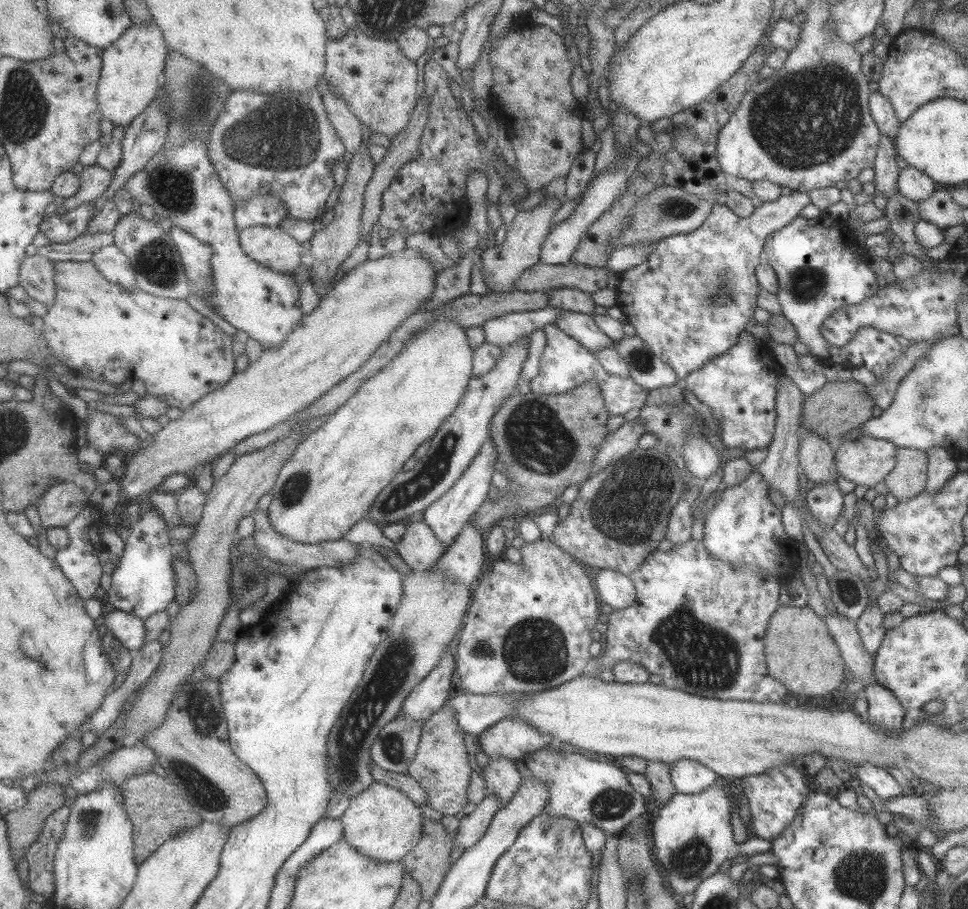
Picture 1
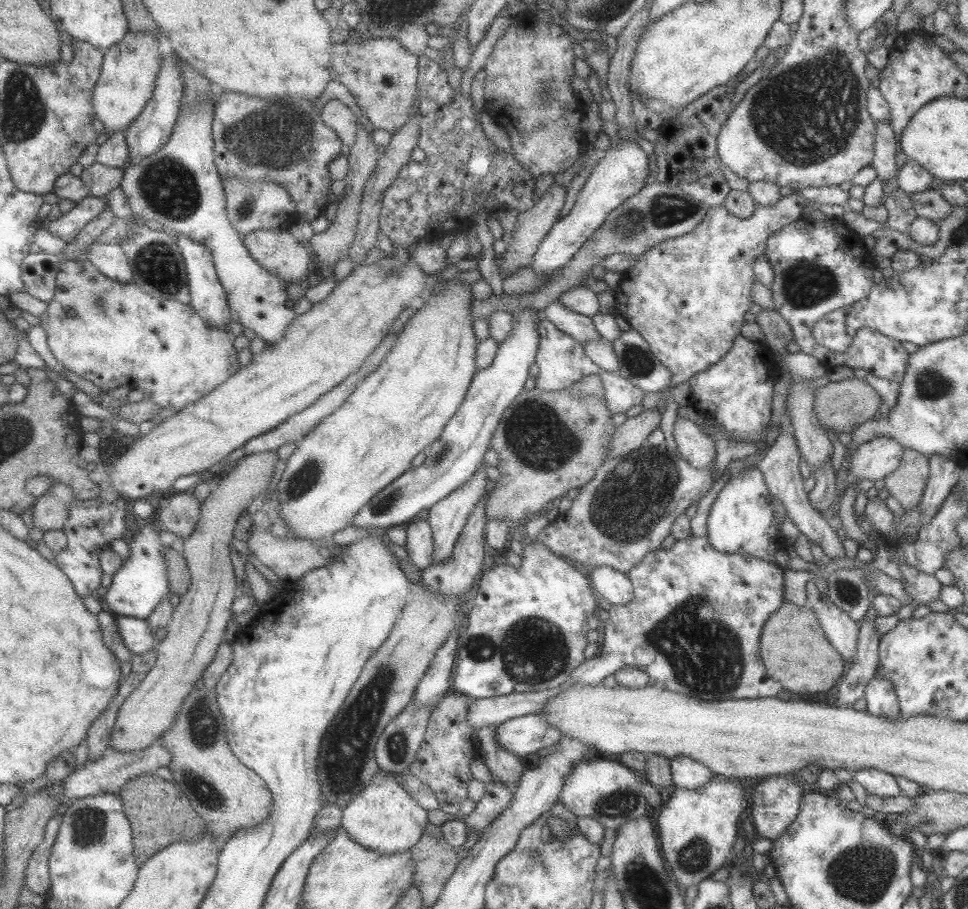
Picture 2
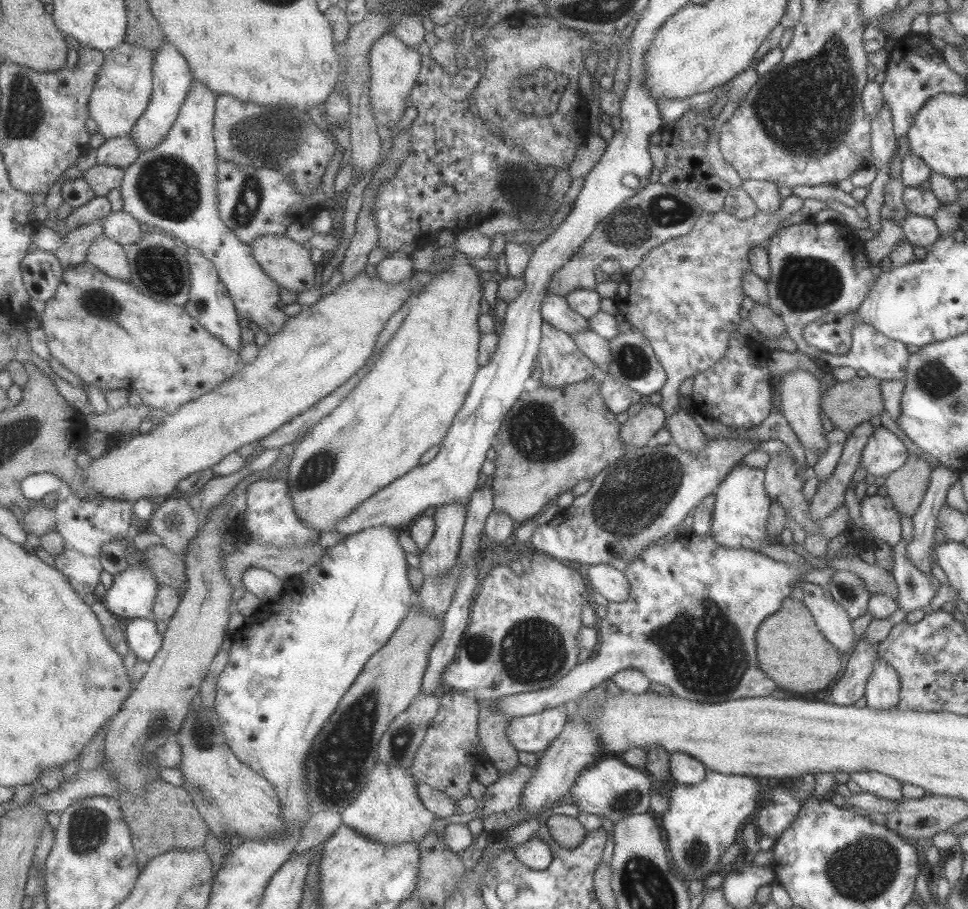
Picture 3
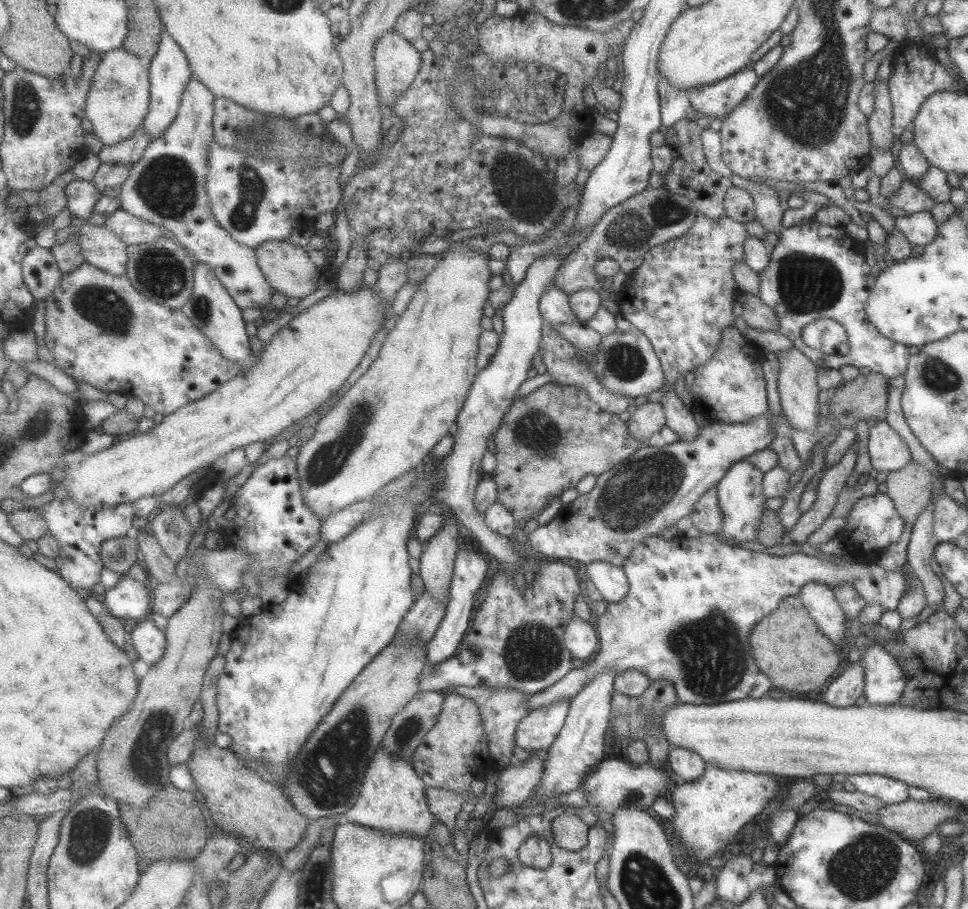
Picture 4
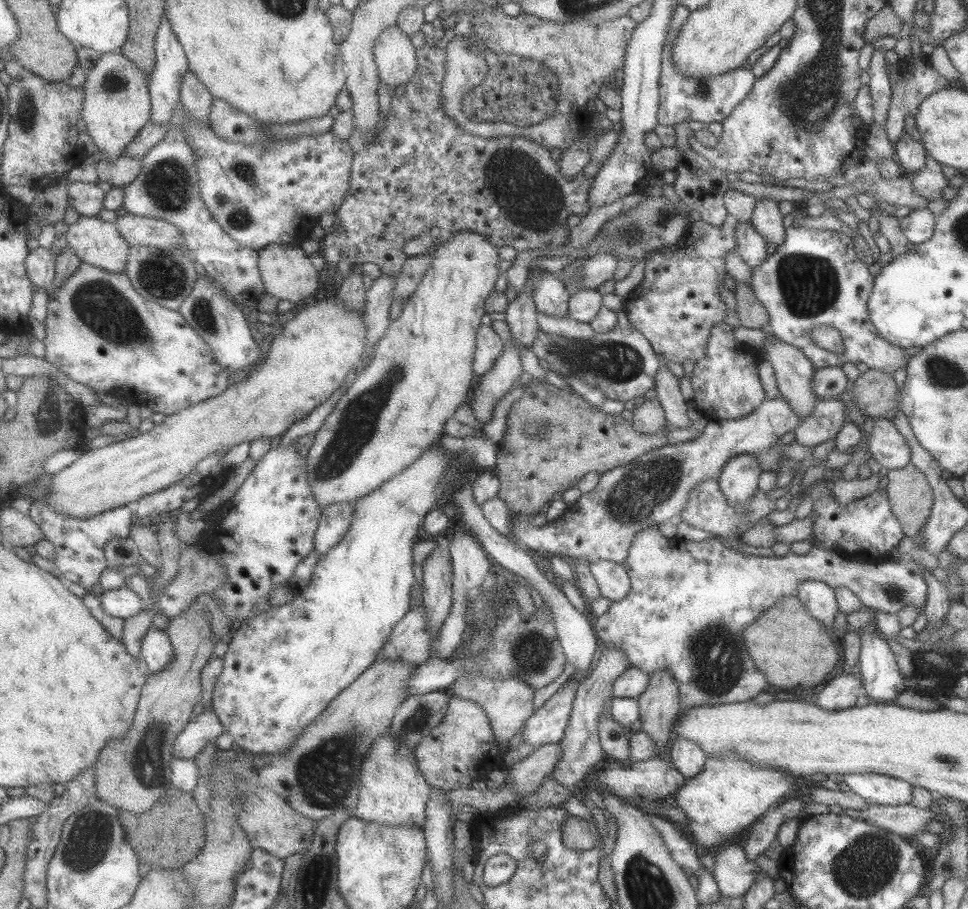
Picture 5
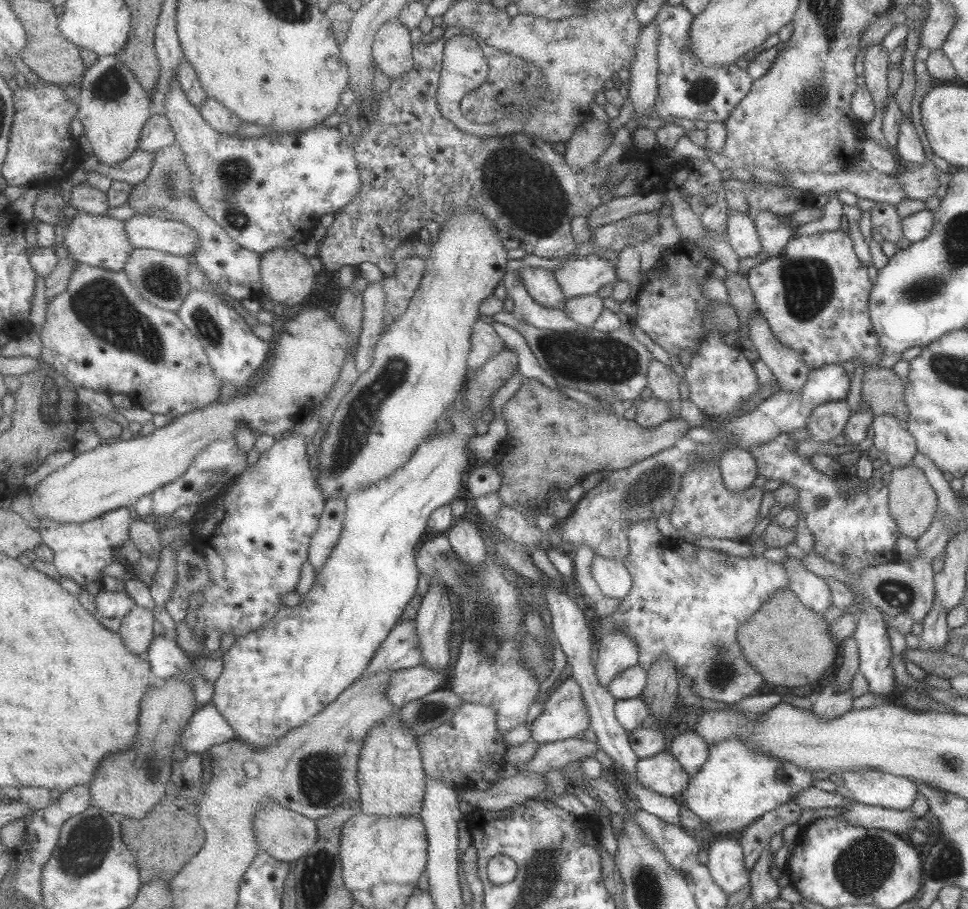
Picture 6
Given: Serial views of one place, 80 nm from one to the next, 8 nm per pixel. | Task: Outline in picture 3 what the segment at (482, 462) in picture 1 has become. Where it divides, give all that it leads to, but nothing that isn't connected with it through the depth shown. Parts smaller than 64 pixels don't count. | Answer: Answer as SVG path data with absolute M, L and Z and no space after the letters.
M447 502L435 508L431 540L418 555L424 577L439 578L455 564L465 513L466 506L459 502Z

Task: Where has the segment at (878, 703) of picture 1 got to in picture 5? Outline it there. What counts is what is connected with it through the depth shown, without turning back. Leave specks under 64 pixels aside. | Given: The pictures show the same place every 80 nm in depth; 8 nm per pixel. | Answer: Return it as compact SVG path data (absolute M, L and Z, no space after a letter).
M874 622L866 624L859 636L858 654L863 694L870 702L893 702L906 689L903 674L895 664L895 657L883 638L875 634Z

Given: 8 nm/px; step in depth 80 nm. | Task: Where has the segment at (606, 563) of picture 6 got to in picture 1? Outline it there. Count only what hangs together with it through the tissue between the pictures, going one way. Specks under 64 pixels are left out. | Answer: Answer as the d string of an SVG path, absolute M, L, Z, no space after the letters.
M609 568L593 571L593 585L599 601L621 610L634 603L636 592L630 577Z

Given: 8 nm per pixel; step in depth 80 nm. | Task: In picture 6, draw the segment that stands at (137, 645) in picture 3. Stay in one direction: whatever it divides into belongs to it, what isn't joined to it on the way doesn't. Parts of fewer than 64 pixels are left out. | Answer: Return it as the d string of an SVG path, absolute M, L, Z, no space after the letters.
M165 635L157 636L144 656L150 661L155 677L165 681L179 677L193 687L199 706L210 702L213 694L213 681L205 680L198 674L200 663L195 663L195 660L188 658L179 648L176 640Z

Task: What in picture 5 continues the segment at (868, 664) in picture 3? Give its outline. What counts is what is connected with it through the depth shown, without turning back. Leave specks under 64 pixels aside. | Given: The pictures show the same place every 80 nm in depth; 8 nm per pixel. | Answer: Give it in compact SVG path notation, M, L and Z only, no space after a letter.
M845 671L823 683L815 704L825 710L843 710L851 708L861 694L863 688L857 676Z

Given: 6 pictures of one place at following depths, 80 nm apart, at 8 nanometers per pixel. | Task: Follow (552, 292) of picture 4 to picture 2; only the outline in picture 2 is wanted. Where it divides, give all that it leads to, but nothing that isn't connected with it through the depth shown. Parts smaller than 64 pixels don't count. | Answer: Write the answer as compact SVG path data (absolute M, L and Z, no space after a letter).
M556 300L543 310L545 319L549 319L561 332L573 337L577 342L595 342L600 340L591 317L573 312Z

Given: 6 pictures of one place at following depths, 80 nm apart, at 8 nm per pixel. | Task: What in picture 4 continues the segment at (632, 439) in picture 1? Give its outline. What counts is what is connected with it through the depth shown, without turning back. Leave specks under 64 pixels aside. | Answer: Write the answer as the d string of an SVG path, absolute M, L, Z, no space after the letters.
M659 403L637 405L635 412L630 414L626 422L627 435L647 445L648 439L665 425L664 413Z

